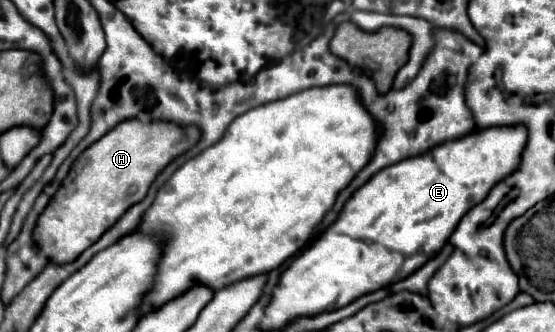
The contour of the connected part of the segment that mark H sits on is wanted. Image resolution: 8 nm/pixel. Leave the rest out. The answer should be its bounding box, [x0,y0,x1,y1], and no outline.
[34,118,202,264]

